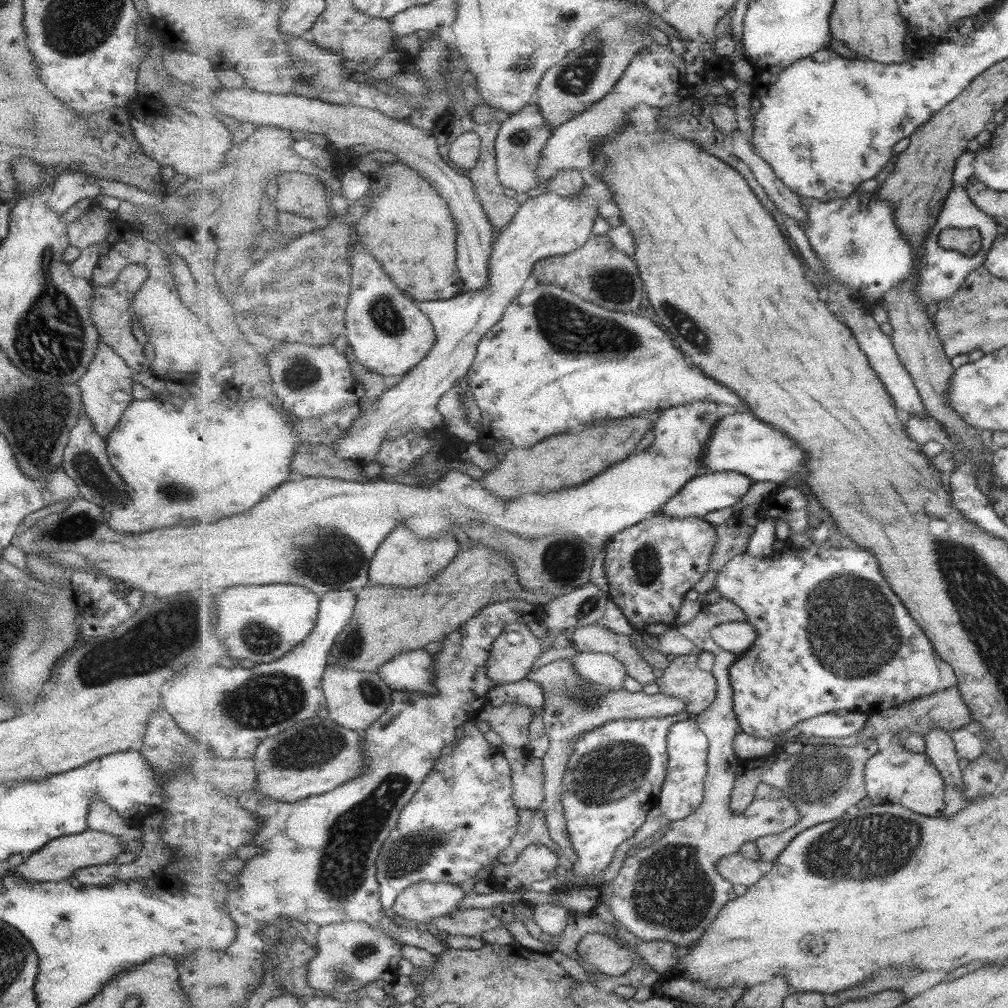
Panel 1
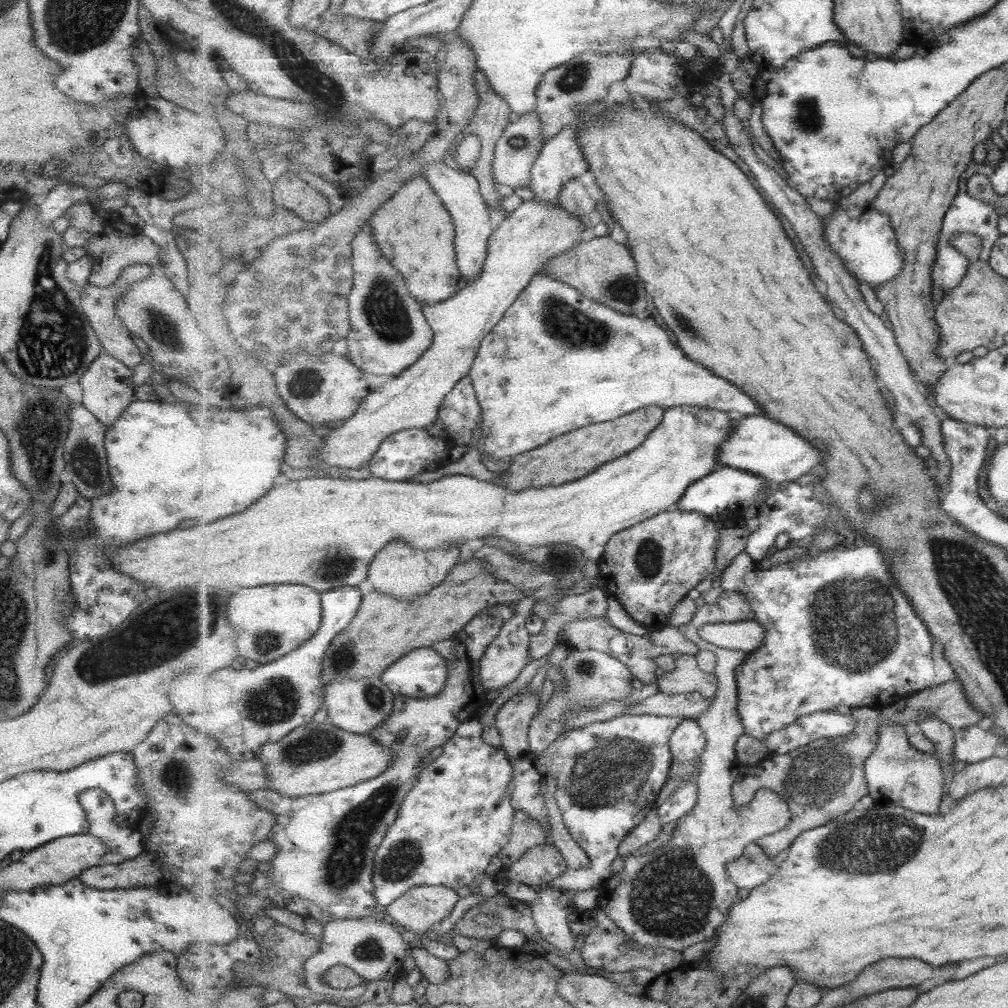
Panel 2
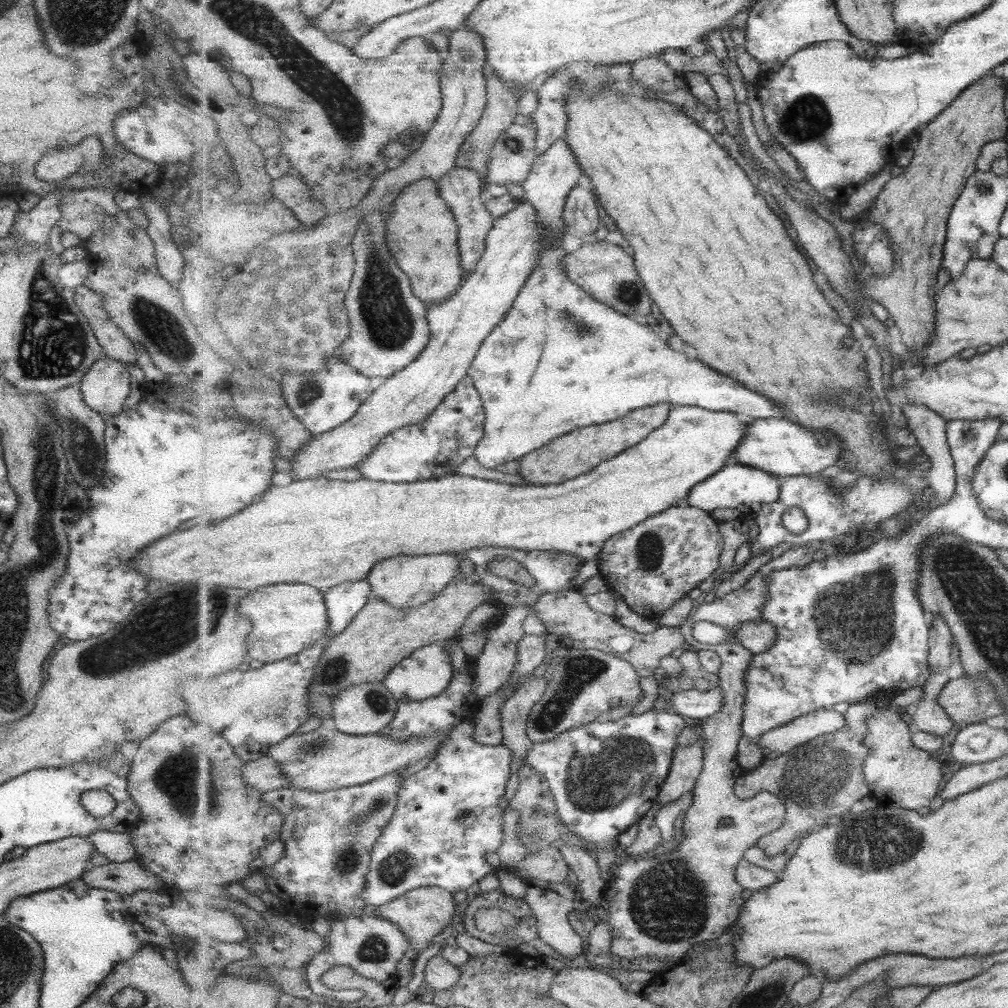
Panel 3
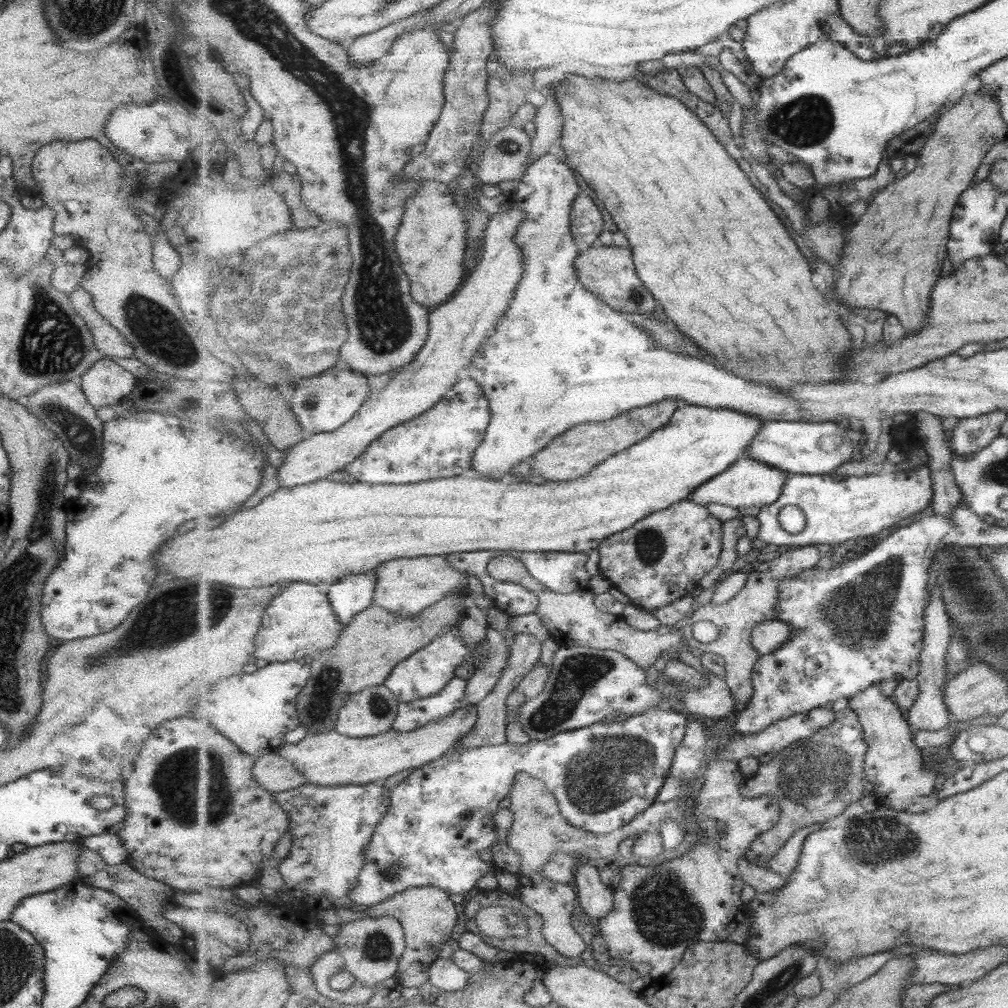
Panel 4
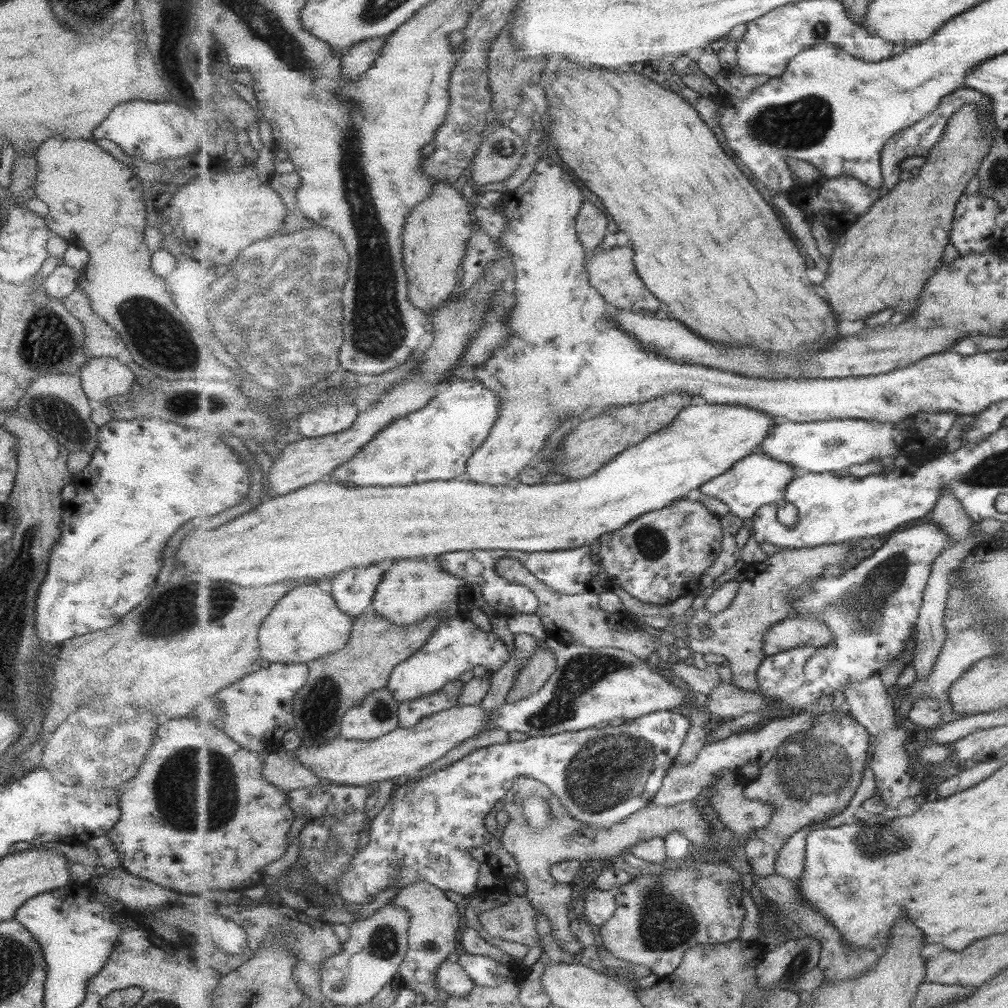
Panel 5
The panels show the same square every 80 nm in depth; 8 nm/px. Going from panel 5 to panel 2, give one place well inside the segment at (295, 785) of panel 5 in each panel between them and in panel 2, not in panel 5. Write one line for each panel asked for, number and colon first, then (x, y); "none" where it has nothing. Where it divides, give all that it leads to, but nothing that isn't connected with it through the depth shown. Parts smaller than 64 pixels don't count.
2: (250, 775)
3: (265, 774)
4: (277, 774)

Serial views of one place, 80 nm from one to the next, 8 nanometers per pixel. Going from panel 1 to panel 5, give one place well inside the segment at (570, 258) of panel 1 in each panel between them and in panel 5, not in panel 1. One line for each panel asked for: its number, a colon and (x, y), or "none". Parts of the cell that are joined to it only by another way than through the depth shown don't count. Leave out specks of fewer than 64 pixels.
2: (603, 269)
3: (607, 271)
4: (609, 271)
5: (613, 273)

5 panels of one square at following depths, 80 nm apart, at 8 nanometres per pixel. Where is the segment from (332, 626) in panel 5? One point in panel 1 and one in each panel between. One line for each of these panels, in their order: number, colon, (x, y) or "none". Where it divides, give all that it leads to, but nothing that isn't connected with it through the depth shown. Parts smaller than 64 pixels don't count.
1: (261, 623)
2: (274, 620)
3: (287, 618)
4: (301, 621)

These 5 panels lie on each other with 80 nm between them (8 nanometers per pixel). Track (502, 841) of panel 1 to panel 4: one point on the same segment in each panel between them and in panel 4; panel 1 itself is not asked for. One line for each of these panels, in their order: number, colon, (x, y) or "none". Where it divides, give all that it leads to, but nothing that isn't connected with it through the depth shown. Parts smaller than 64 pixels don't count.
2: (454, 820)
3: (450, 815)
4: (441, 816)

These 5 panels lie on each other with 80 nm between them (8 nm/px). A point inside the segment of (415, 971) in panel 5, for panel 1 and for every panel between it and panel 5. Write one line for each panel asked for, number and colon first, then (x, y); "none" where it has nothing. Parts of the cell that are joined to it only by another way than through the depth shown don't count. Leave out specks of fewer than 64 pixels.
1: (420, 903)
2: (417, 910)
3: (424, 912)
4: (428, 914)

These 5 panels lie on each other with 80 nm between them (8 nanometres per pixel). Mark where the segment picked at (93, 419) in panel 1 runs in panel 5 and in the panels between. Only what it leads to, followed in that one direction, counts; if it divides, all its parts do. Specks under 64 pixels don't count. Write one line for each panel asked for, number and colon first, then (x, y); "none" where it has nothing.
2: (106, 389)
3: (103, 388)
4: (104, 383)
5: (101, 378)

